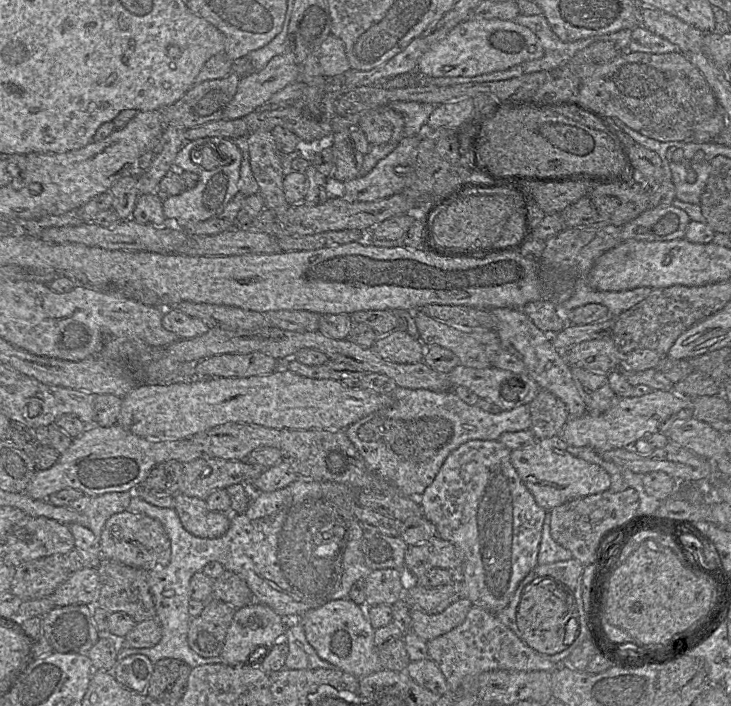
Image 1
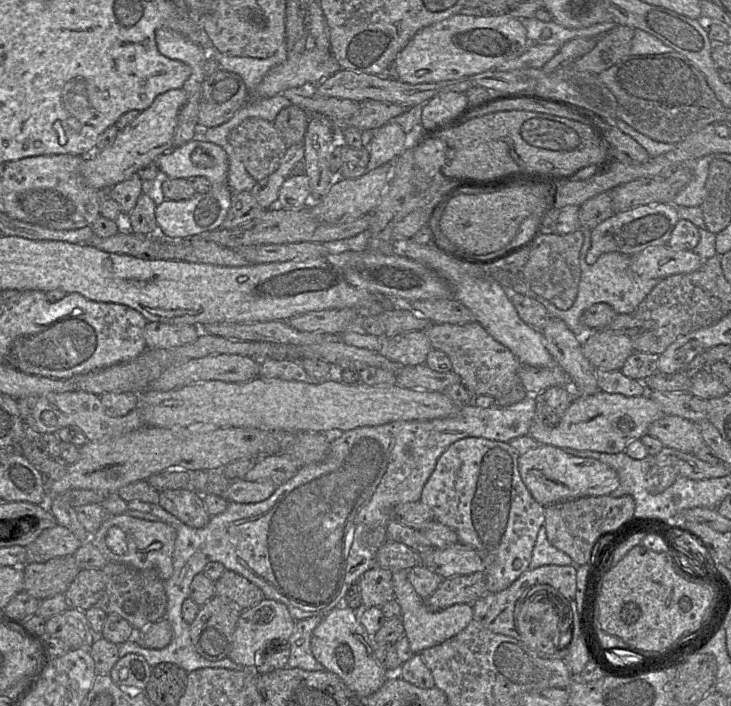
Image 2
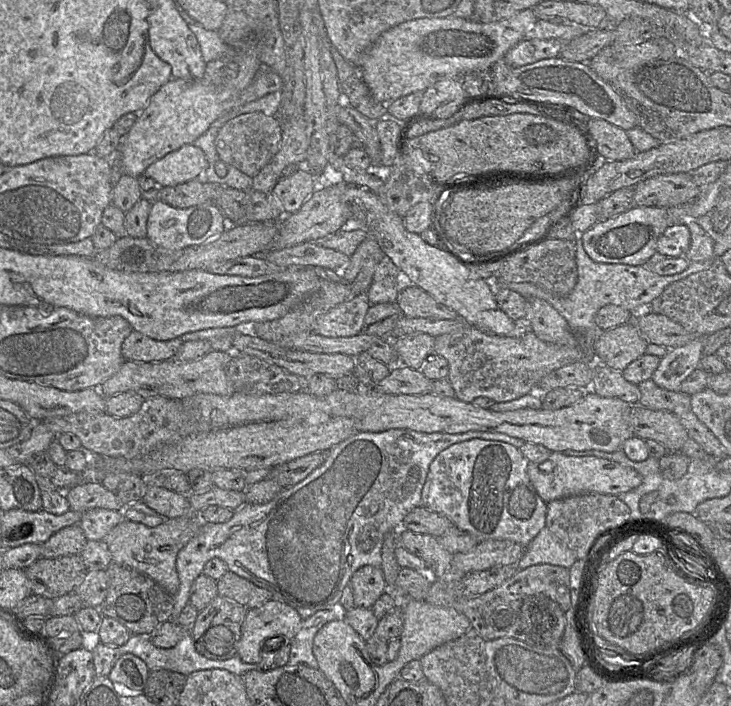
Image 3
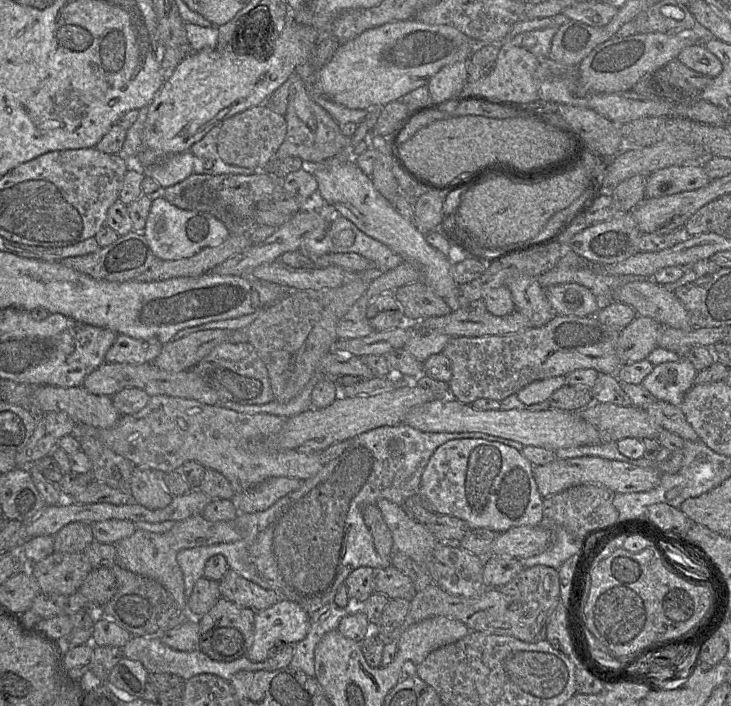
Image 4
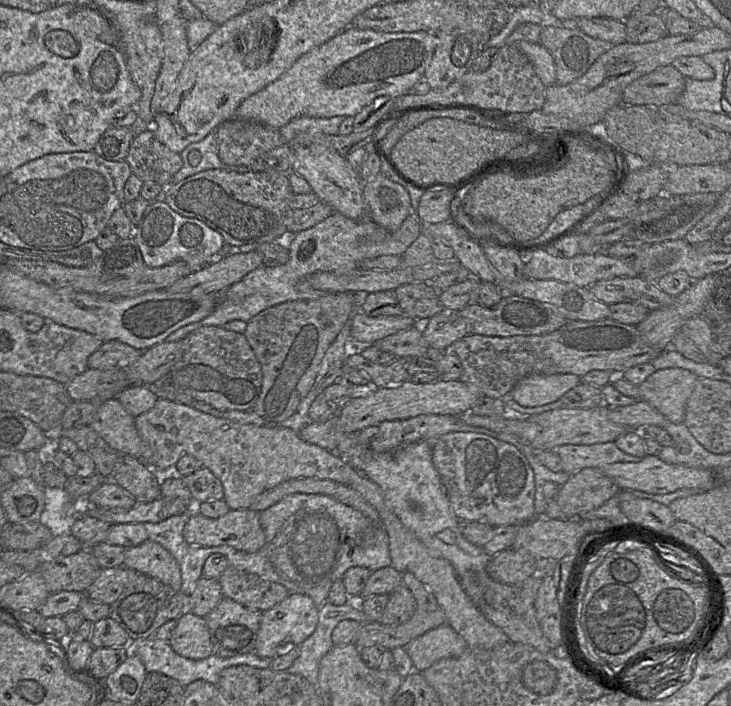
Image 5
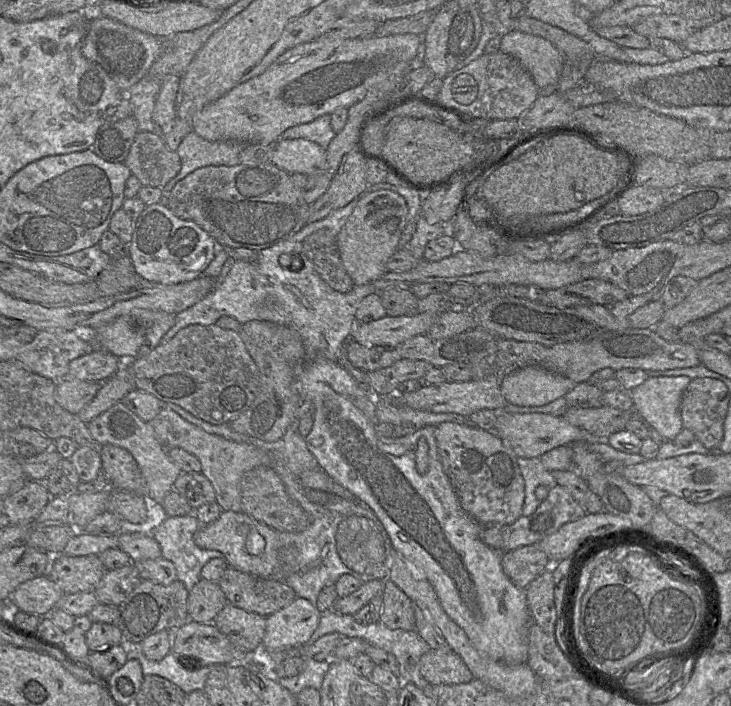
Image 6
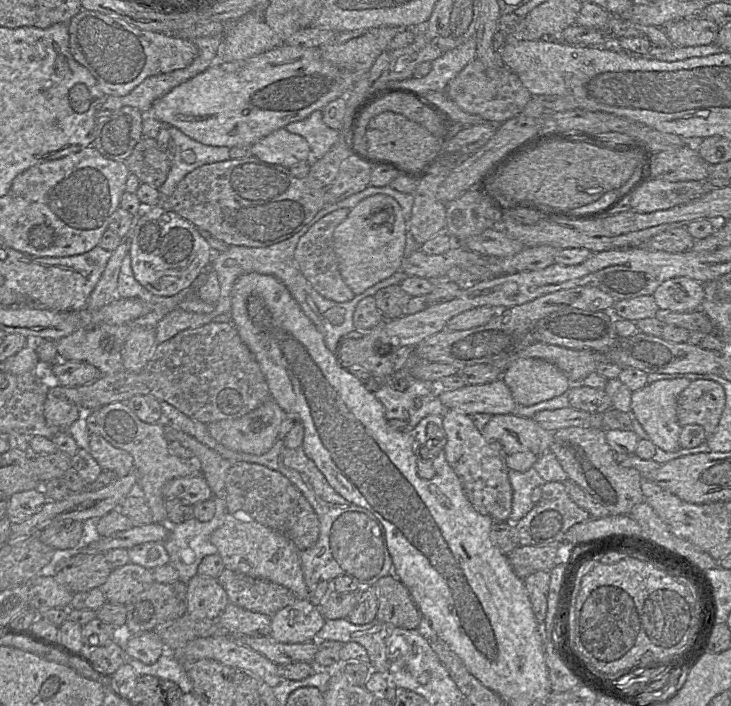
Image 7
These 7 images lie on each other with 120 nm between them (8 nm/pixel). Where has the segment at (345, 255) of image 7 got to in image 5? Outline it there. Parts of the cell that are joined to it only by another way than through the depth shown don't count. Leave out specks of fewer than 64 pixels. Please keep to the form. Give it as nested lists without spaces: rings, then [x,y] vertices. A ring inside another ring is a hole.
[[[382,172],[373,180],[363,183],[363,197],[368,205],[368,215],[375,224],[389,233],[396,231],[411,213],[411,202],[407,190]]]

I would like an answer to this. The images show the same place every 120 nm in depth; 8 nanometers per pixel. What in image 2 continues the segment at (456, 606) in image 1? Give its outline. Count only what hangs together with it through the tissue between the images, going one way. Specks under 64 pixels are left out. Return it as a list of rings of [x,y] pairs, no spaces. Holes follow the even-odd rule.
[[[407,570],[393,571],[392,582],[394,598],[401,607],[401,620],[404,635],[409,641],[414,654],[441,644],[464,630],[473,620],[473,610],[470,604],[454,604],[440,611],[431,611],[425,604],[425,599],[415,591],[406,576]]]

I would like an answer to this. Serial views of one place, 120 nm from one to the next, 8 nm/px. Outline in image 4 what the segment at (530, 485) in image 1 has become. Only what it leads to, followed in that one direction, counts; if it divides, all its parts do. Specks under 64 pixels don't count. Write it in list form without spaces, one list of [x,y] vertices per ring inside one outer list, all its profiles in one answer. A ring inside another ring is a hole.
[[[596,456],[570,459],[556,458],[548,464],[534,466],[533,475],[538,491],[543,498],[585,484],[603,486],[615,493],[646,492],[657,487],[661,477],[661,473],[656,466],[639,467],[626,462]]]

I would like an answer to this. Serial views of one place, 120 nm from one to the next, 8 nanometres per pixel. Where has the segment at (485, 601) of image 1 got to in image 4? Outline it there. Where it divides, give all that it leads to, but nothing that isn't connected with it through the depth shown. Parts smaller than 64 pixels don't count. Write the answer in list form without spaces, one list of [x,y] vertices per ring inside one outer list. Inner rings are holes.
[[[454,439],[440,445],[421,476],[419,495],[430,510],[466,521],[471,529],[486,528],[498,533],[518,526],[538,526],[544,520],[543,500],[533,475],[534,465],[509,445],[485,439]]]

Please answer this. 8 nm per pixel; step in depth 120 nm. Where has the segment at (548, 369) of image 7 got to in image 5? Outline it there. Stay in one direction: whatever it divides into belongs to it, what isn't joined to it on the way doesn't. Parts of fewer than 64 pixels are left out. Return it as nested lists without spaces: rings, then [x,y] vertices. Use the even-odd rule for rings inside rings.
[[[531,374],[521,379],[509,395],[520,406],[542,406],[555,402],[578,384],[580,377],[574,374]]]

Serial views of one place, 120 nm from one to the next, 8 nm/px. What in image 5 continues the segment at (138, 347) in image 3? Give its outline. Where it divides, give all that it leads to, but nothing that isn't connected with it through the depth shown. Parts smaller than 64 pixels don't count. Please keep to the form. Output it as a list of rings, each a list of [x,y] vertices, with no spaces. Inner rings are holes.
[[[117,340],[103,344],[89,356],[87,368],[102,371],[121,370],[136,361],[142,351]]]

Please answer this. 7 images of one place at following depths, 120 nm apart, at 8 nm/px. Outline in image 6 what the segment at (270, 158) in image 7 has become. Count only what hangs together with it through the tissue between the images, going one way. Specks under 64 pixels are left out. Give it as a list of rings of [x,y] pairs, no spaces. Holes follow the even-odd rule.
[[[281,139],[273,145],[270,162],[287,173],[310,175],[325,169],[326,149],[307,139]]]

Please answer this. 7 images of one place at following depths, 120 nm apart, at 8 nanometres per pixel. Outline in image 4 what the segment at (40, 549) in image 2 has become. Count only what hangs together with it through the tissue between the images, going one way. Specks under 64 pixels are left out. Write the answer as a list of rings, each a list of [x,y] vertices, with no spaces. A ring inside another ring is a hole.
[[[81,522],[66,525],[53,538],[55,553],[83,553],[95,541],[91,524]]]

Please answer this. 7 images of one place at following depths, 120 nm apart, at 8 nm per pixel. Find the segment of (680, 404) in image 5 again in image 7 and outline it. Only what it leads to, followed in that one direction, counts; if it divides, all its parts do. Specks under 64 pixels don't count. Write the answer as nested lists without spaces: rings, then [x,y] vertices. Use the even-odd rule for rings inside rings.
[[[688,379],[658,380],[646,384],[631,394],[631,412],[635,415],[649,440],[666,452],[674,452],[680,448],[681,426],[676,415],[676,401],[679,394],[690,384]]]

